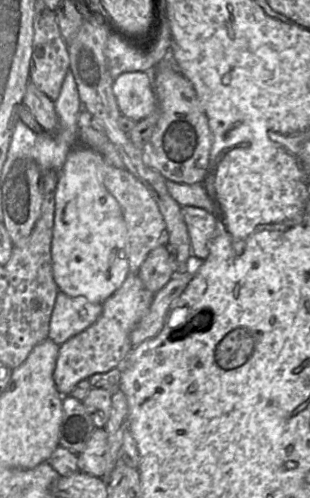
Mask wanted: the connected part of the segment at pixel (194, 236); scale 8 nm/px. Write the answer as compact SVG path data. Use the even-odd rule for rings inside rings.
M193 206L182 207L181 214L188 230L192 256L205 260L216 227L214 216L202 208Z

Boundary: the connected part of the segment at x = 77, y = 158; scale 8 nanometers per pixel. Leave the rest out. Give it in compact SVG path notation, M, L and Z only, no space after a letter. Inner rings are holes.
M77 144L59 171L51 246L53 278L59 291L102 304L117 291L129 274L127 228L122 210L102 181L104 157Z

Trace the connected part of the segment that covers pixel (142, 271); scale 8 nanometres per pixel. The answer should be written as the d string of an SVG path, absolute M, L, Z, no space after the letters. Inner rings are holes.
M166 244L152 250L142 263L137 275L144 286L156 294L175 274L175 263Z

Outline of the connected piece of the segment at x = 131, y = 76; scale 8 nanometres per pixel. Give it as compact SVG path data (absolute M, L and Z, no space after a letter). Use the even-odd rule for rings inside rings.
M124 72L113 83L120 113L135 121L148 117L157 108L152 75L149 72Z

